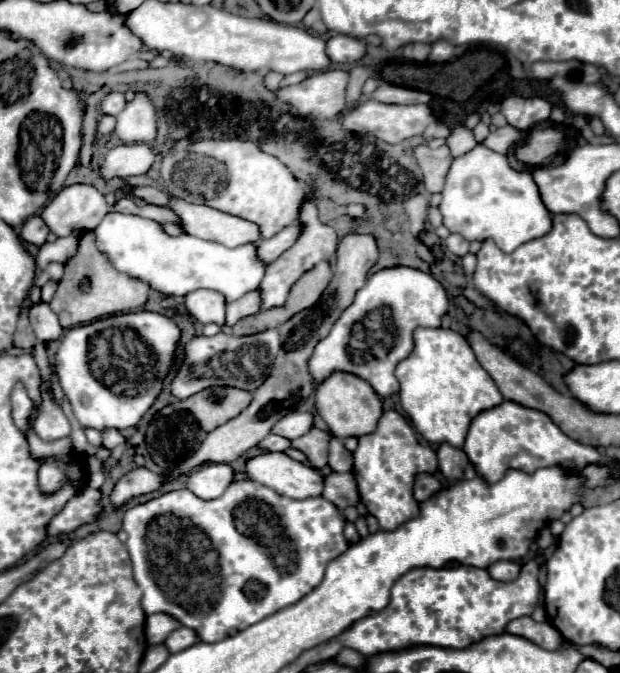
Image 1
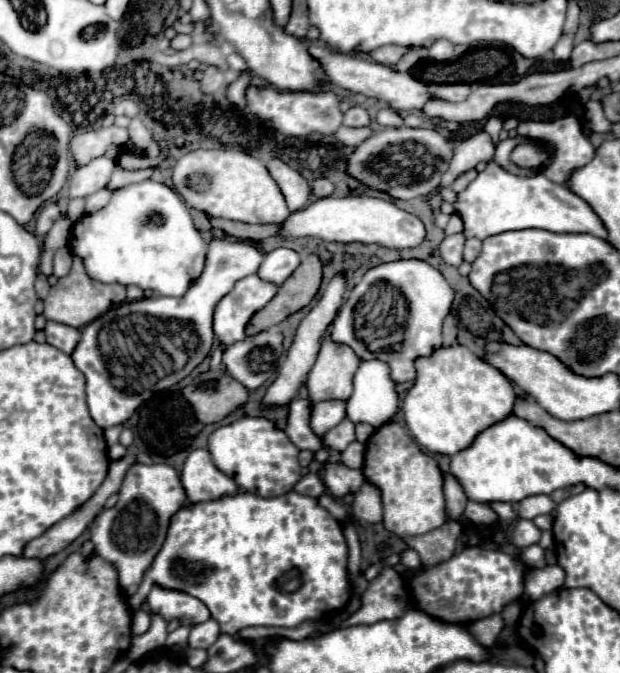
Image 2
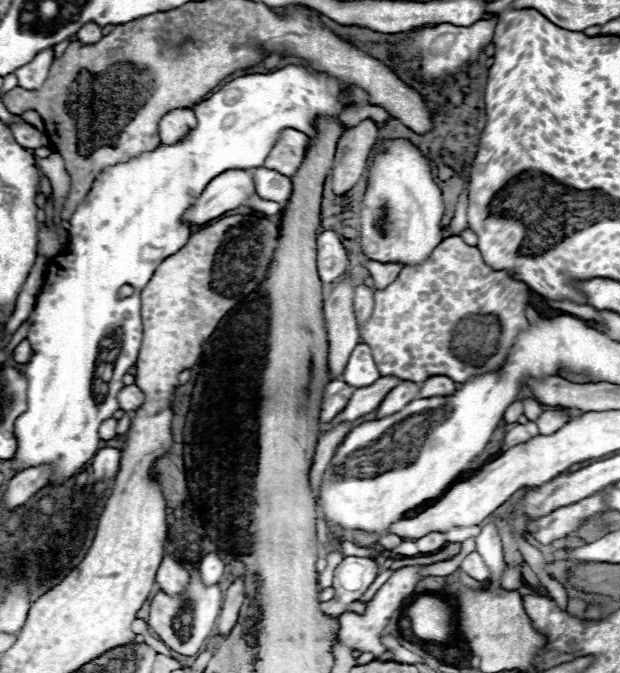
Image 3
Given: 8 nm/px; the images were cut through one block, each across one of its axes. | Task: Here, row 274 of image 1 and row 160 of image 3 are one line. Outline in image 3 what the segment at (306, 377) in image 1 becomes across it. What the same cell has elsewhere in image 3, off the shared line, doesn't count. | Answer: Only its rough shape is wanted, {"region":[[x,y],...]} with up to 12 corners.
{"region":[[374,120],[338,140],[332,190],[346,194],[364,174],[378,140]]}

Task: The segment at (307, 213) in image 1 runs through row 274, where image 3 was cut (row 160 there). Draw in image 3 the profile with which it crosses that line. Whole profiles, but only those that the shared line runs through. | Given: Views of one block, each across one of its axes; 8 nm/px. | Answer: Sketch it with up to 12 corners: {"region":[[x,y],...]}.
{"region":[[294,128],[280,132],[264,166],[294,176],[308,136]]}

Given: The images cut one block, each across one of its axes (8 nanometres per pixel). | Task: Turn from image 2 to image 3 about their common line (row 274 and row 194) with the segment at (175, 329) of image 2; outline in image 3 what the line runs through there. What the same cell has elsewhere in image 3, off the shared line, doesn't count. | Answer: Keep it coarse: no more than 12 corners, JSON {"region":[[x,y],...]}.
{"region":[[250,170],[222,172],[186,210],[182,222],[204,226],[242,206]]}

